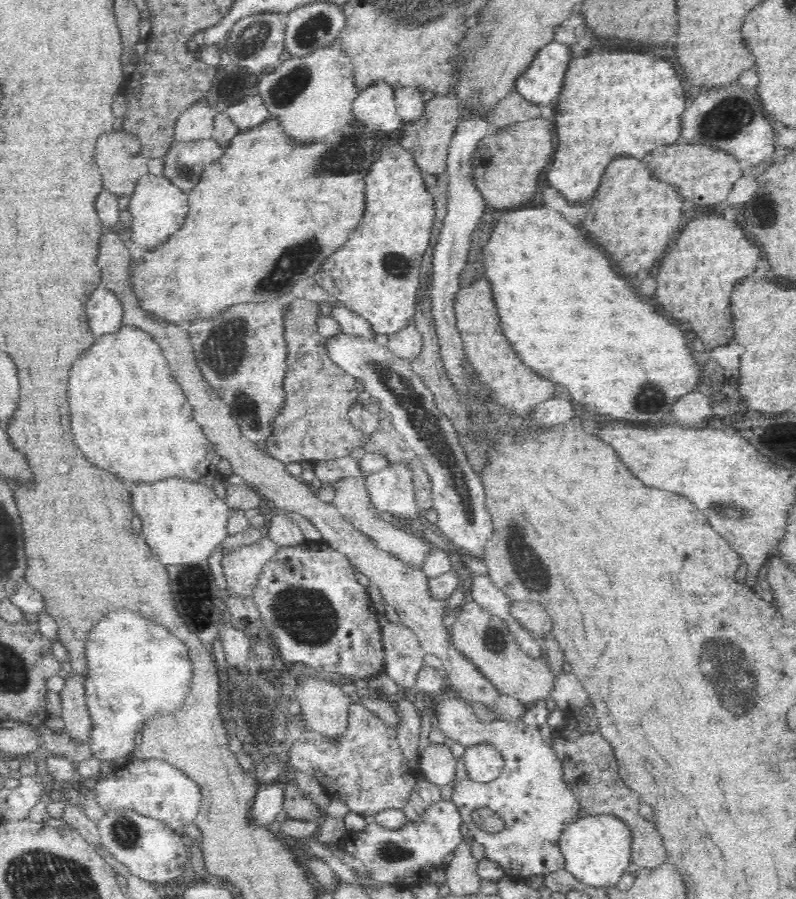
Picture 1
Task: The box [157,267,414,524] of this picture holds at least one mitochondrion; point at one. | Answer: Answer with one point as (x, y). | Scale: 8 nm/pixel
(222, 349)

